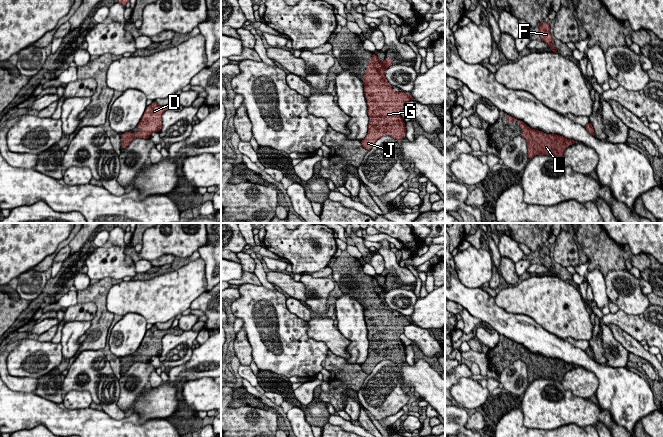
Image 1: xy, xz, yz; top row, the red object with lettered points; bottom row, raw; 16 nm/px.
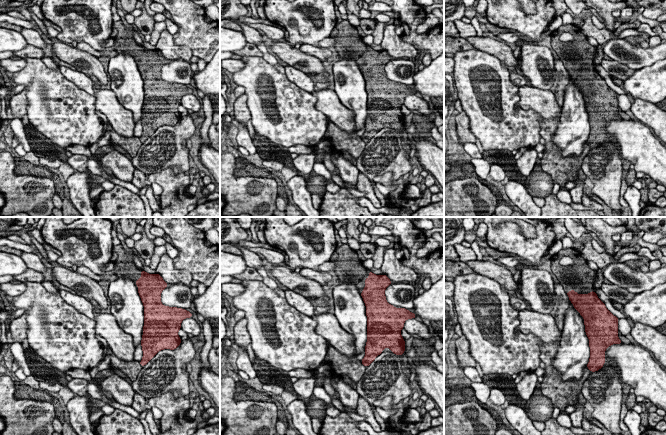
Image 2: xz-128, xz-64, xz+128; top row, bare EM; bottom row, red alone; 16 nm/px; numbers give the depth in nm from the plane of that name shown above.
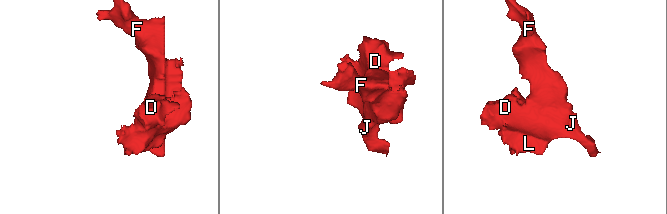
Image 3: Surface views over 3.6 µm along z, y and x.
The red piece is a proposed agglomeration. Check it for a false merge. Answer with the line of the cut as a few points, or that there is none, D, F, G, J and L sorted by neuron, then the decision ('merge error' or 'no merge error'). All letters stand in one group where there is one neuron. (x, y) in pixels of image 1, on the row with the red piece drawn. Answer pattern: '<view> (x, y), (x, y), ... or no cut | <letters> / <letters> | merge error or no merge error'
no cut | D F G J L | no merge error

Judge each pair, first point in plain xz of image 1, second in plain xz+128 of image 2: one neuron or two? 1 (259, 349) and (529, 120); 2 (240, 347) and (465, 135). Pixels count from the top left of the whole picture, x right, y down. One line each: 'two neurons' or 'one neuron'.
1: one neuron
2: one neuron

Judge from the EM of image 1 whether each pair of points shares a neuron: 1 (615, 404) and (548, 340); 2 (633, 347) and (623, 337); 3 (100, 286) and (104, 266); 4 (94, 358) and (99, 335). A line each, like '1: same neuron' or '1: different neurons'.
1: same neuron
2: same neuron
3: different neurons
4: different neurons

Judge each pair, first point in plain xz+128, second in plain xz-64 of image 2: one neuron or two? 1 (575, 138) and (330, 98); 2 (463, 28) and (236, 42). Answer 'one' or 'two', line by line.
1: two
2: two

